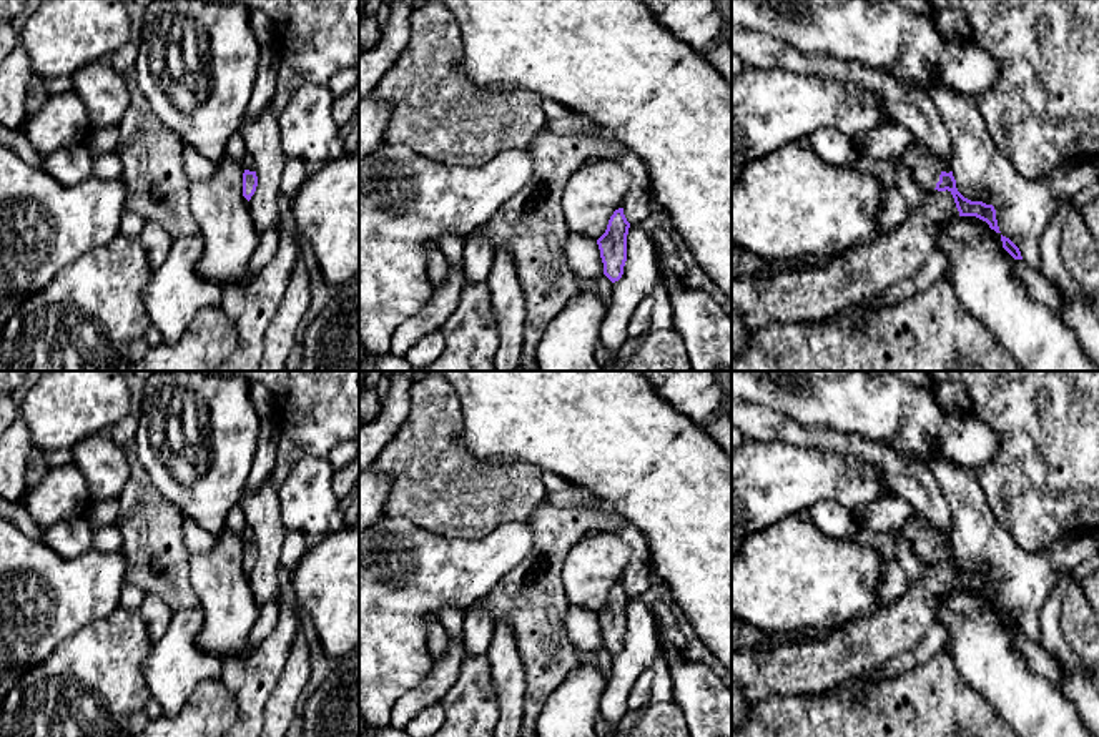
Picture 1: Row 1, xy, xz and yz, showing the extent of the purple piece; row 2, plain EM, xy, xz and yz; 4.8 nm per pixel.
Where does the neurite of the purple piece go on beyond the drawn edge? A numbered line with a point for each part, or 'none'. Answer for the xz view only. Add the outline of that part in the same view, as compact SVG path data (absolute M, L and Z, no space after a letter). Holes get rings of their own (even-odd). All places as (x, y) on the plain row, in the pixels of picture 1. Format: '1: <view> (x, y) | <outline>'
none

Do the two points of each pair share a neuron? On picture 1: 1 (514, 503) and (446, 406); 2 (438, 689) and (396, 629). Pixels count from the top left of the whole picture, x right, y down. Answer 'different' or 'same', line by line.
1: same
2: different

